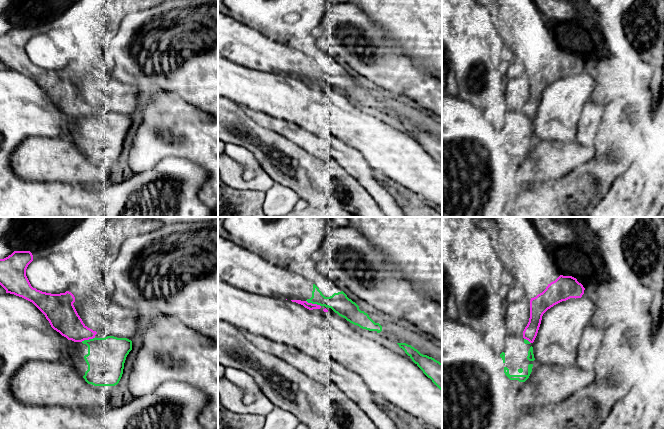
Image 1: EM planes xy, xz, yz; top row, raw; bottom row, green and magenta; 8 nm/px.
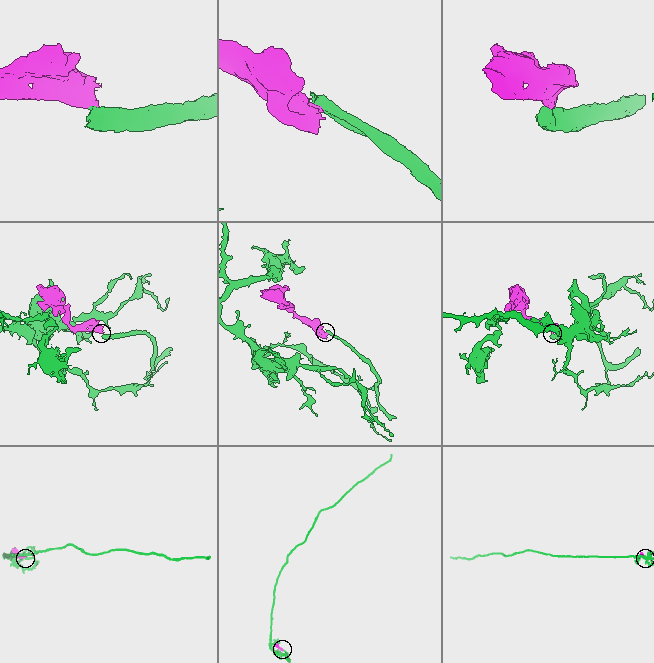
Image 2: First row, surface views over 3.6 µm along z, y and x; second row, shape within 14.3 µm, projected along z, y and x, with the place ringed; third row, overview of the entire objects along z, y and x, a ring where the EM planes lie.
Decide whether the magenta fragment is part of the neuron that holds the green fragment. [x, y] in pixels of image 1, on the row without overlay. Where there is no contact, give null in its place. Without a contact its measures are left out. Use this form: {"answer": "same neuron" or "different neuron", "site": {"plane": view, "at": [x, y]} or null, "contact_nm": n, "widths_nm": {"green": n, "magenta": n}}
{"answer": "different neuron", "site": {"plane": "xz", "at": [313, 79]}, "contact_nm": 130, "widths_nm": {"green": 160, "magenta": 60}}

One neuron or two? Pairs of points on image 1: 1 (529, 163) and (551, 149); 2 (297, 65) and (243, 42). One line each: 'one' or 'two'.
1: one
2: one

